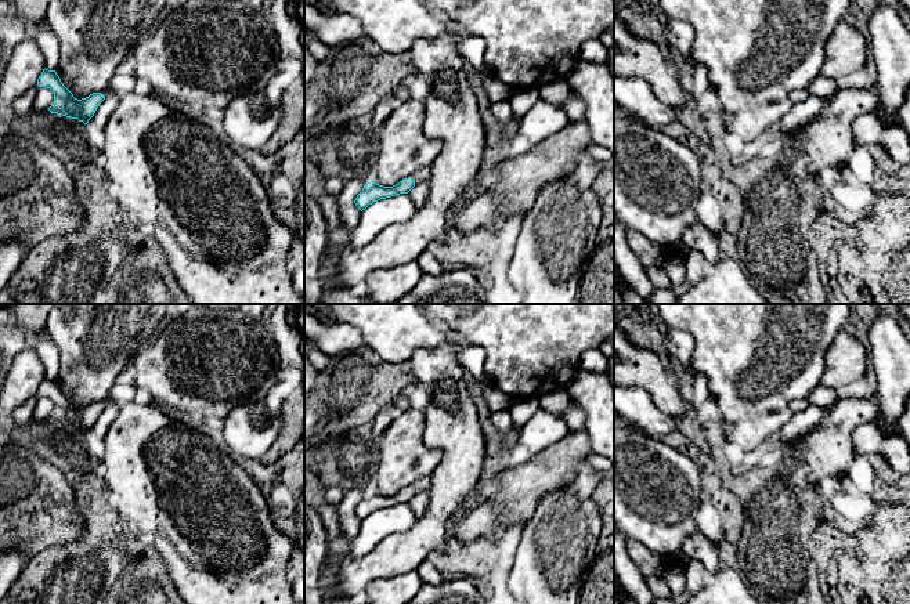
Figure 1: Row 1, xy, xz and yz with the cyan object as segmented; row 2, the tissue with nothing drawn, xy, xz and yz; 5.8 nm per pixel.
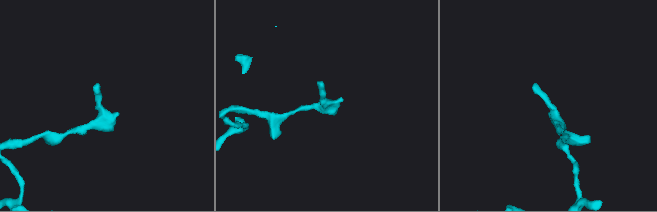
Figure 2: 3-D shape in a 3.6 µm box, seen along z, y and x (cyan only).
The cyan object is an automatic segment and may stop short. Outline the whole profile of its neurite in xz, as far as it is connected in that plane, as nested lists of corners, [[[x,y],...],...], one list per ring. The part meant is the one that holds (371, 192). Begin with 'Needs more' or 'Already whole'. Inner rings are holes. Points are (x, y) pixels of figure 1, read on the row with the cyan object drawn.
Needs more. [[[431,164],[418,170],[408,178],[404,178],[393,187],[383,187],[373,181],[368,182],[357,195],[354,203],[362,211],[373,202],[391,198],[400,194],[408,194],[416,184],[429,182]]]

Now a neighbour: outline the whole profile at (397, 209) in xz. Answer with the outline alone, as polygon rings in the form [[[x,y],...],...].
[[[408,194],[380,199],[361,211],[360,223],[351,232],[349,249],[361,249],[384,227],[409,220],[416,206]]]

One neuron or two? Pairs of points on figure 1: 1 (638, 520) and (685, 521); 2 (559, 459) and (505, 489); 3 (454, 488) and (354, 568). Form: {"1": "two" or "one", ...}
{"1": "one", "2": "one", "3": "one"}

